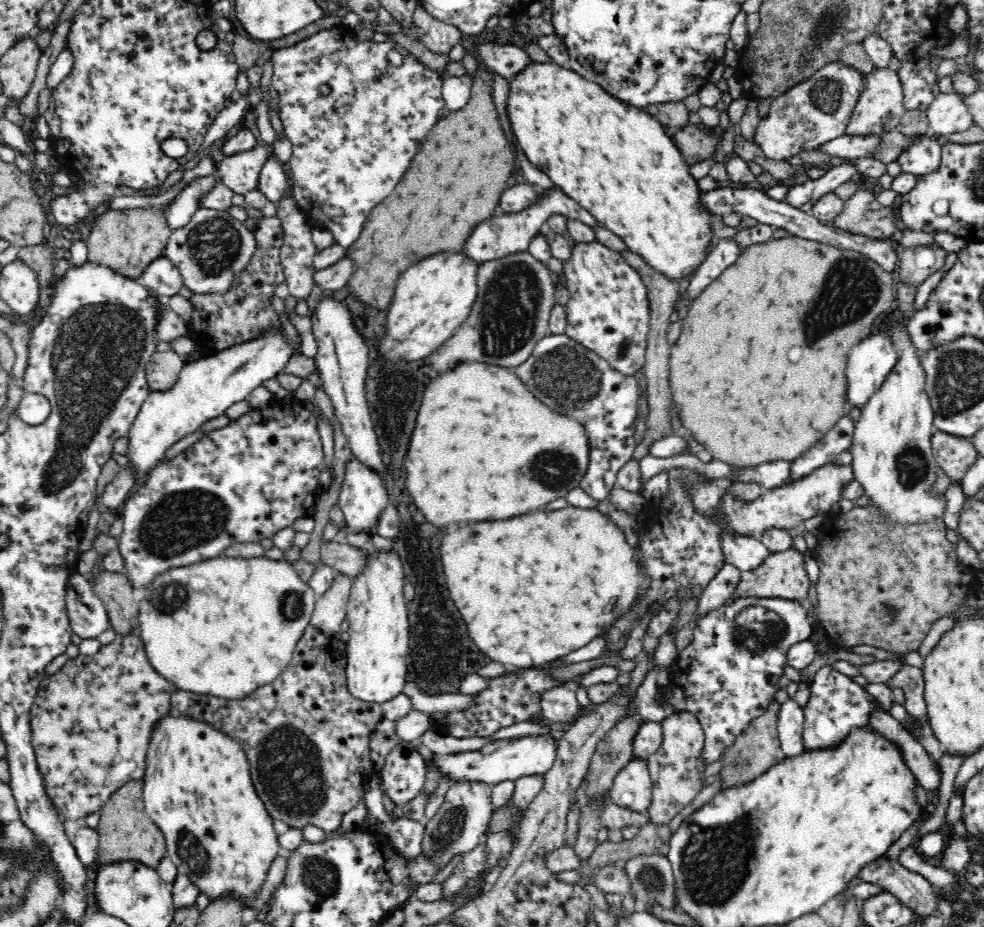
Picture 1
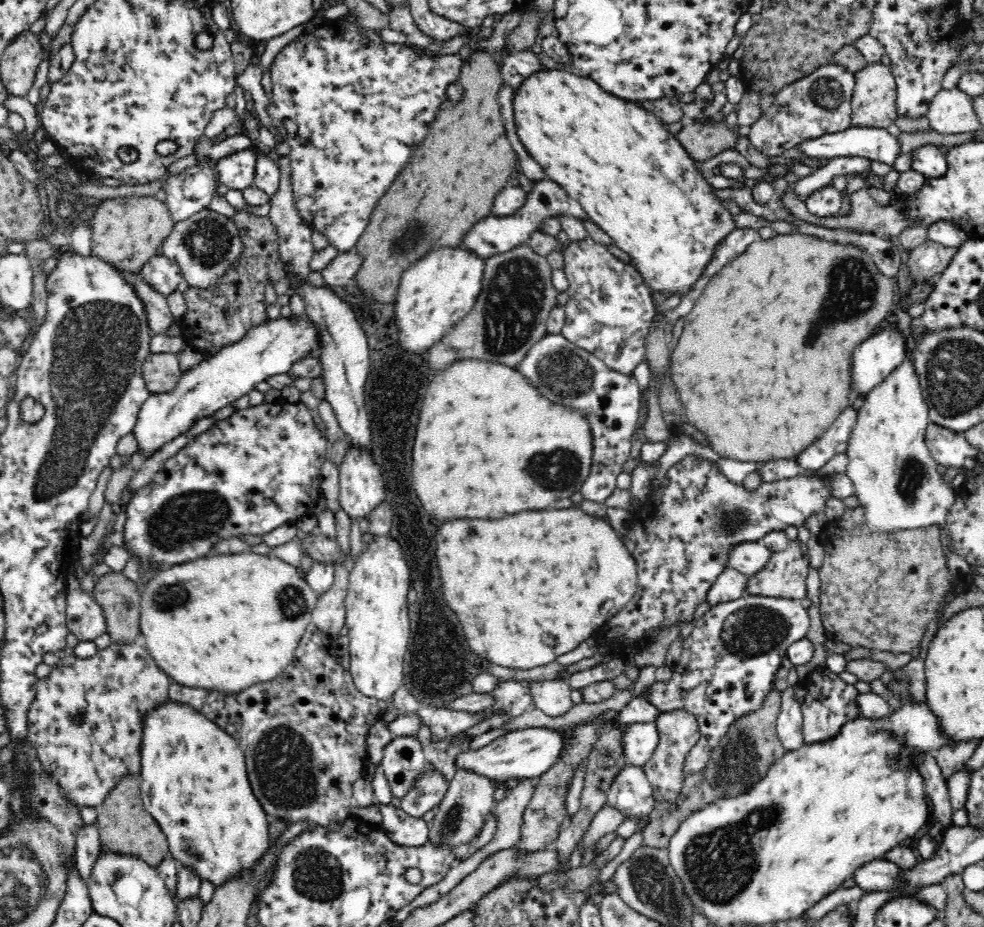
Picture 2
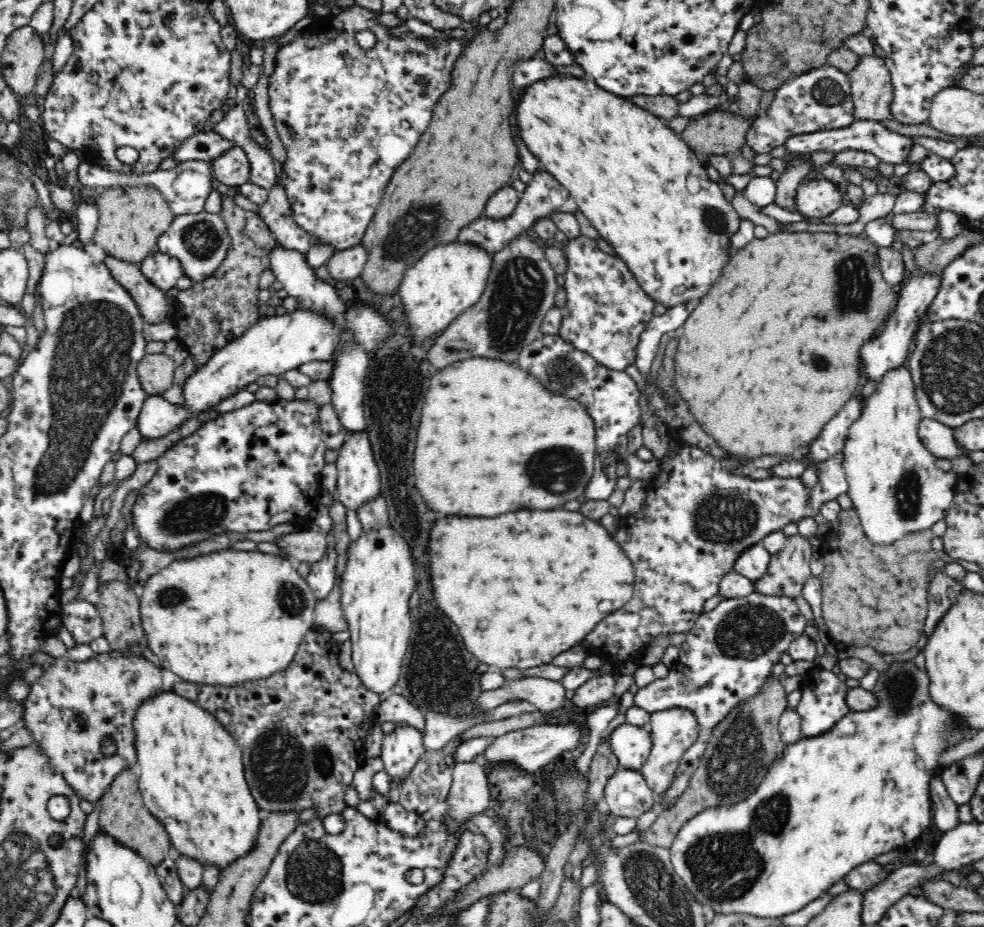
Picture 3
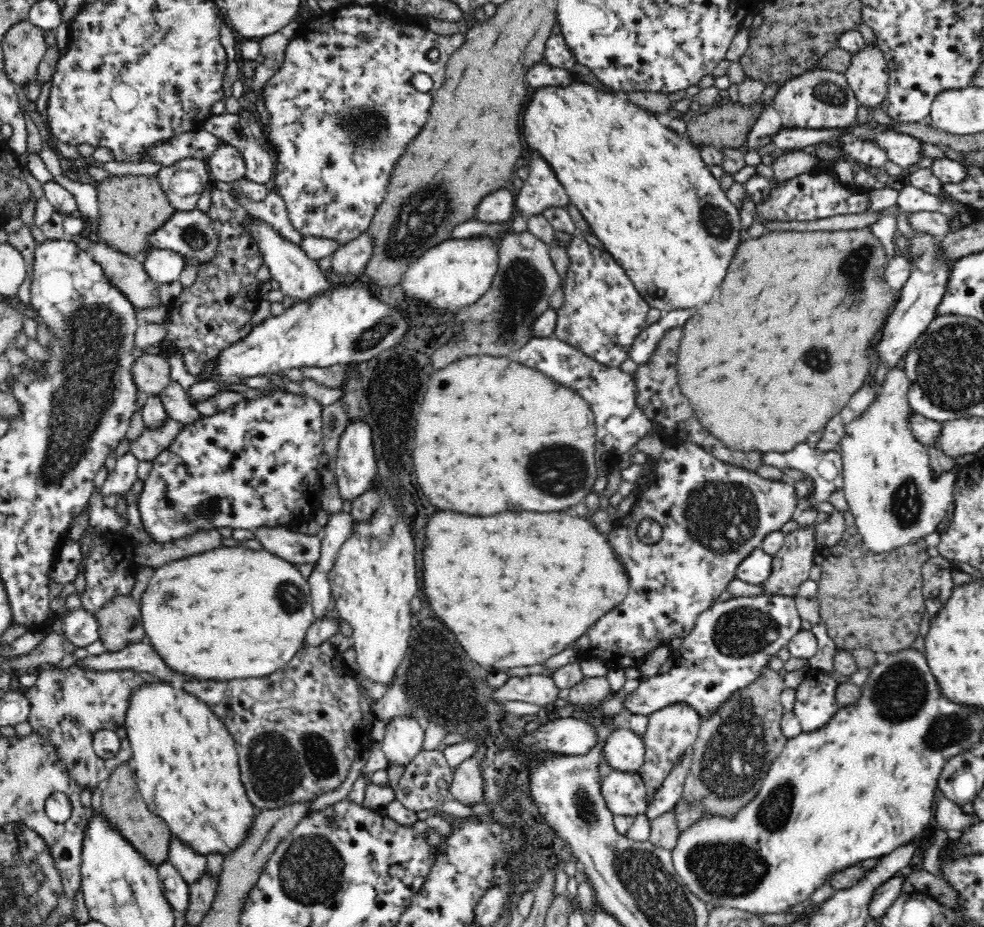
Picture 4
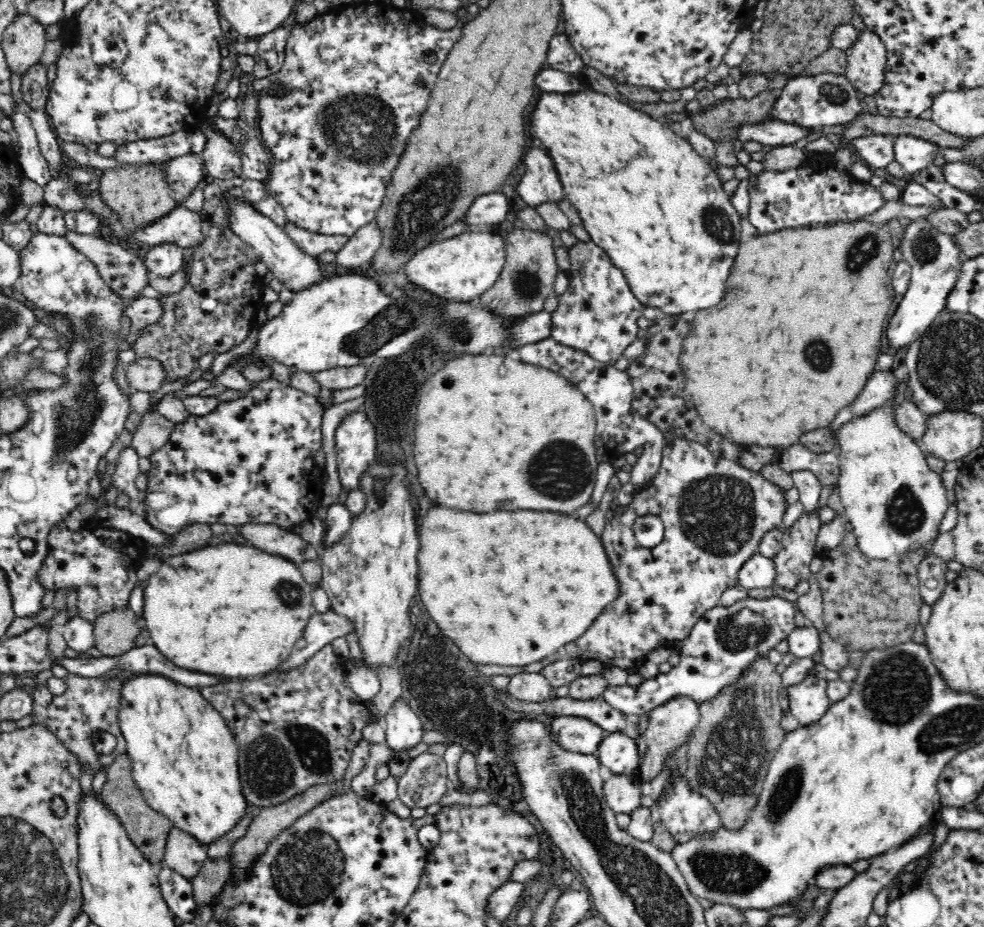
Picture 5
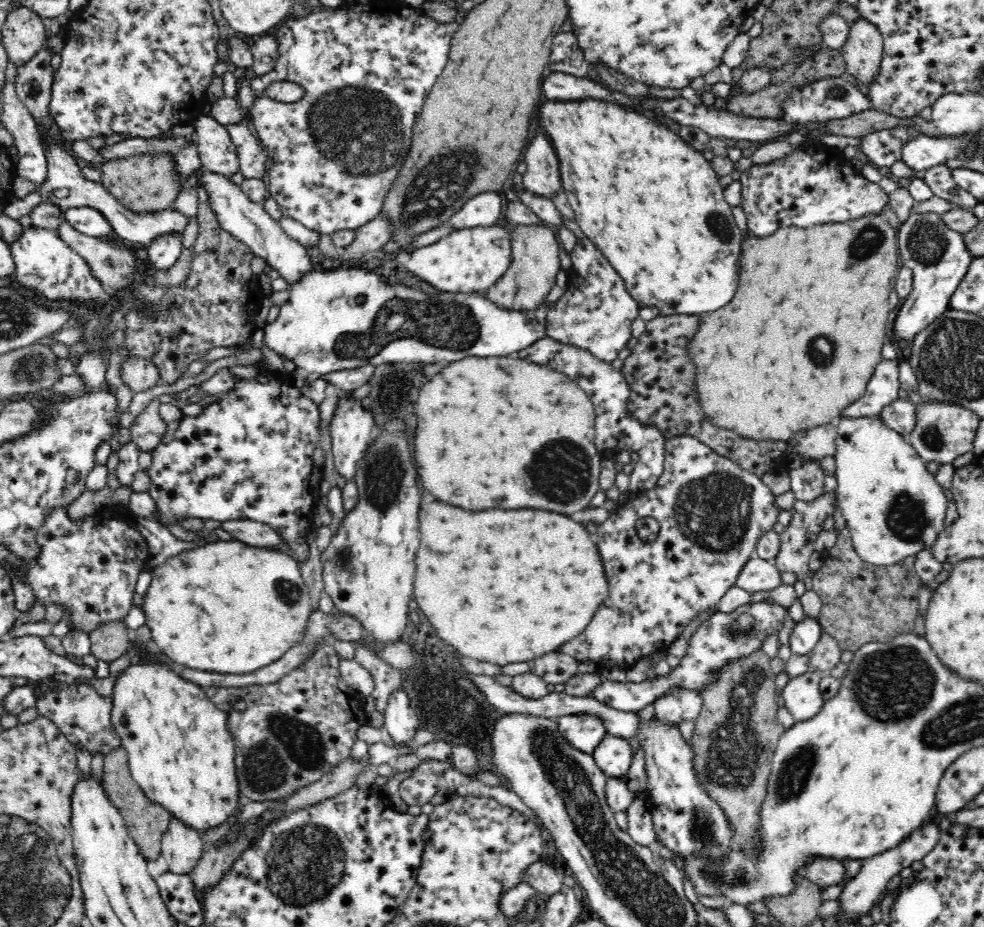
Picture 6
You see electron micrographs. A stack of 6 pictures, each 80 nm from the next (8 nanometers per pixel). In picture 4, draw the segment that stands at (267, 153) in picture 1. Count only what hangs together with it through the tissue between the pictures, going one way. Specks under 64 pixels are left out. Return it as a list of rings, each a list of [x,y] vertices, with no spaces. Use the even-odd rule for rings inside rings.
[[[221,141],[214,146],[211,154],[205,160],[212,181],[230,182],[244,179],[246,167],[240,151]]]

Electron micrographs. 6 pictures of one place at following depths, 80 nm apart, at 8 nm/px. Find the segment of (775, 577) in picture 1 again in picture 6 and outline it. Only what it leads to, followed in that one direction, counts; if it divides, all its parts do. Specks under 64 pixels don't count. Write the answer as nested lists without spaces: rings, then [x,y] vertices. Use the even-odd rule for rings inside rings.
[[[834,490],[824,492],[818,498],[814,498],[814,500],[794,498],[794,502],[792,502],[792,506],[789,509],[790,513],[792,513],[792,518],[790,518],[788,526],[785,526],[784,531],[779,534],[779,554],[774,560],[774,564],[780,571],[783,584],[793,585],[797,580],[807,576],[806,572],[808,572],[810,556],[815,549],[814,542],[823,531],[822,524],[824,524],[826,518],[832,517],[837,508],[837,494]]]

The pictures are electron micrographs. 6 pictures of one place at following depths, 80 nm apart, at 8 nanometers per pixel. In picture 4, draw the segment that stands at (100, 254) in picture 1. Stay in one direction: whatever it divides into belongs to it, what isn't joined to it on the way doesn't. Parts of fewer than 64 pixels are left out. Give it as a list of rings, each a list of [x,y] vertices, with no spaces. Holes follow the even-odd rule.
[[[108,174],[97,185],[97,199],[99,220],[92,234],[120,252],[130,253],[133,256],[148,248],[146,238],[176,212],[155,174]]]

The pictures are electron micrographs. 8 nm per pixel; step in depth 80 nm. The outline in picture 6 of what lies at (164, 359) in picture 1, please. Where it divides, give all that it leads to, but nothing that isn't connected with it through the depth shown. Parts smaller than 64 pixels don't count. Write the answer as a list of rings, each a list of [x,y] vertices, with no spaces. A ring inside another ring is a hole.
[[[122,356],[119,372],[123,384],[133,394],[150,390],[161,382],[158,367],[151,360],[140,356]]]

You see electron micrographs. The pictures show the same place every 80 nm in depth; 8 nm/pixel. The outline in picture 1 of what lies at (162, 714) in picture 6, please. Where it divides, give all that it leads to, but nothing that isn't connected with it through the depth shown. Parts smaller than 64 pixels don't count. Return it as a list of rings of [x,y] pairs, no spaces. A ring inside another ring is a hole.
[[[173,710],[156,720],[145,762],[145,776],[141,779],[142,798],[145,811],[165,836],[166,856],[176,864],[179,872],[196,884],[200,893],[212,897],[212,901],[227,895],[240,895],[246,901],[246,907],[250,908],[272,860],[283,852],[278,847],[271,814],[255,792],[244,750],[235,740],[207,722],[194,720]]]

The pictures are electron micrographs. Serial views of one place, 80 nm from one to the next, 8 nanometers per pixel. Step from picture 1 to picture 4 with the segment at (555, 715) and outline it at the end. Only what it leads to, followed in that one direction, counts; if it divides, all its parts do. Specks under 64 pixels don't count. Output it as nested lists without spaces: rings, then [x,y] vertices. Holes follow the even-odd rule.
[[[535,673],[510,677],[503,686],[495,690],[494,696],[504,703],[520,701],[546,706],[556,700],[558,691],[559,688],[554,684],[552,677]]]

